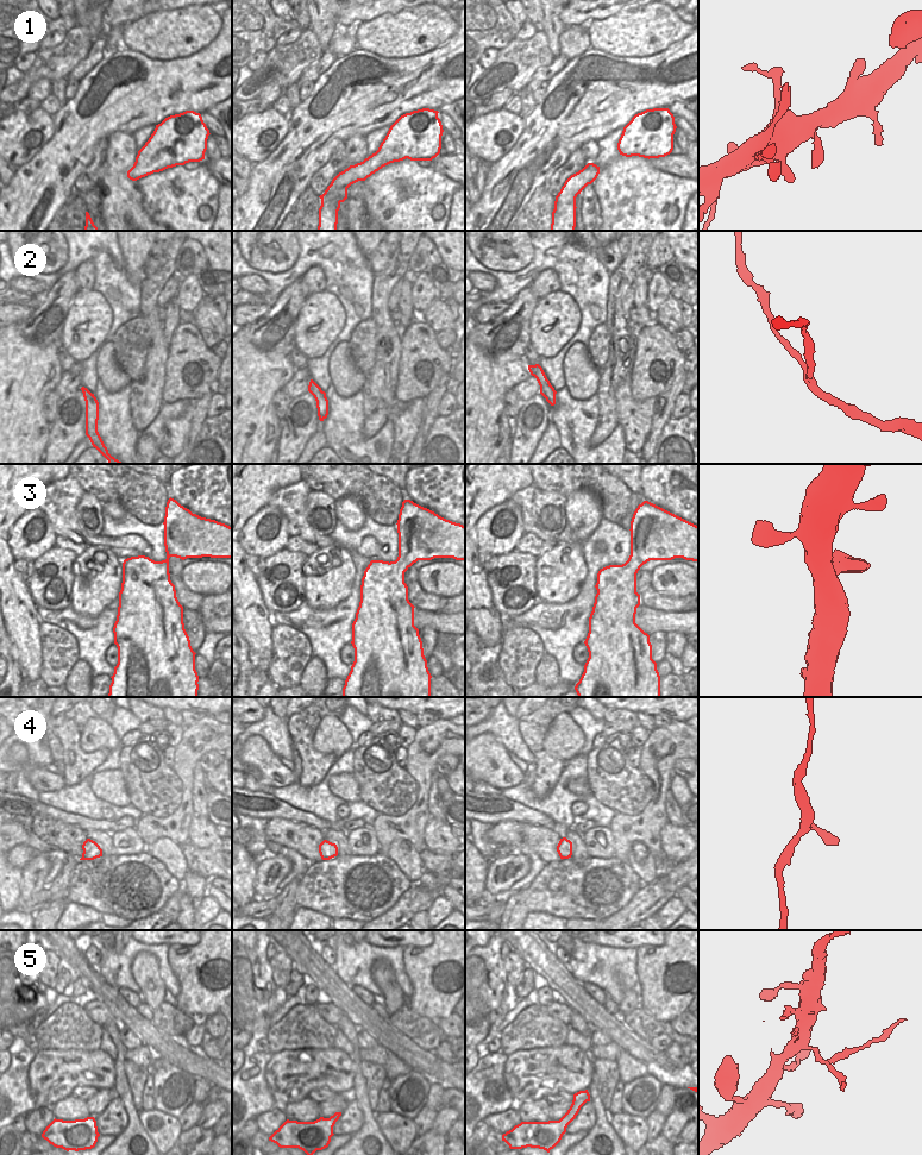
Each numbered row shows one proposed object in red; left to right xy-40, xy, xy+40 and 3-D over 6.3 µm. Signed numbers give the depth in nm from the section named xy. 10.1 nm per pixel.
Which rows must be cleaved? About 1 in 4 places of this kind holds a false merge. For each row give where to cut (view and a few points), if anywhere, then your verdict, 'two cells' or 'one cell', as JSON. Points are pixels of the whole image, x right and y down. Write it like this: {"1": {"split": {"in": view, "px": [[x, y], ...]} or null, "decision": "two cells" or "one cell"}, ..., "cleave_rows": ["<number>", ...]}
{"1": {"split": null, "decision": "one cell"}, "2": {"split": null, "decision": "one cell"}, "3": {"split": null, "decision": "one cell"}, "4": {"split": null, "decision": "one cell"}, "5": {"split": null, "decision": "one cell"}, "cleave_rows": []}

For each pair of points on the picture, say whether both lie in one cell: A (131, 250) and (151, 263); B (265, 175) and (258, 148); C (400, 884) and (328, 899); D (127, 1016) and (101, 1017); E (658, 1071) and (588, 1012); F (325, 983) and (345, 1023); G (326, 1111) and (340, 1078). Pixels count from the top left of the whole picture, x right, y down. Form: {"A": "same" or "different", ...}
{"A": "different", "B": "different", "C": "same", "D": "different", "E": "same", "F": "different", "G": "different"}

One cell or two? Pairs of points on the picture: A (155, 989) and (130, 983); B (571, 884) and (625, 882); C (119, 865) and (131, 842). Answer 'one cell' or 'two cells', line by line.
A: two cells
B: one cell
C: two cells

